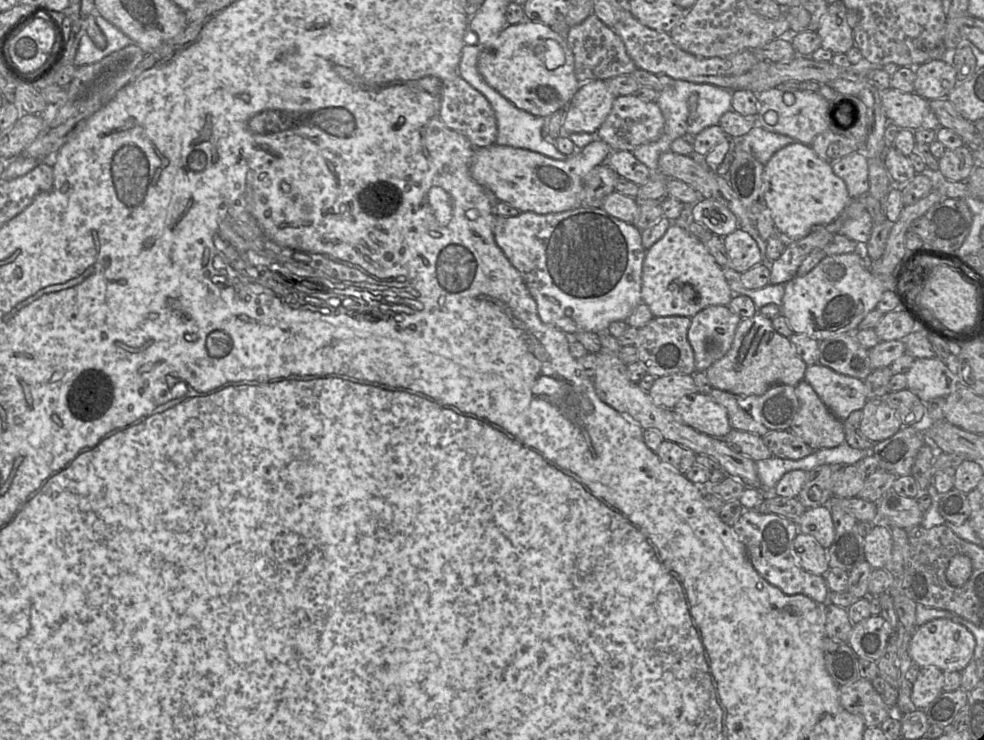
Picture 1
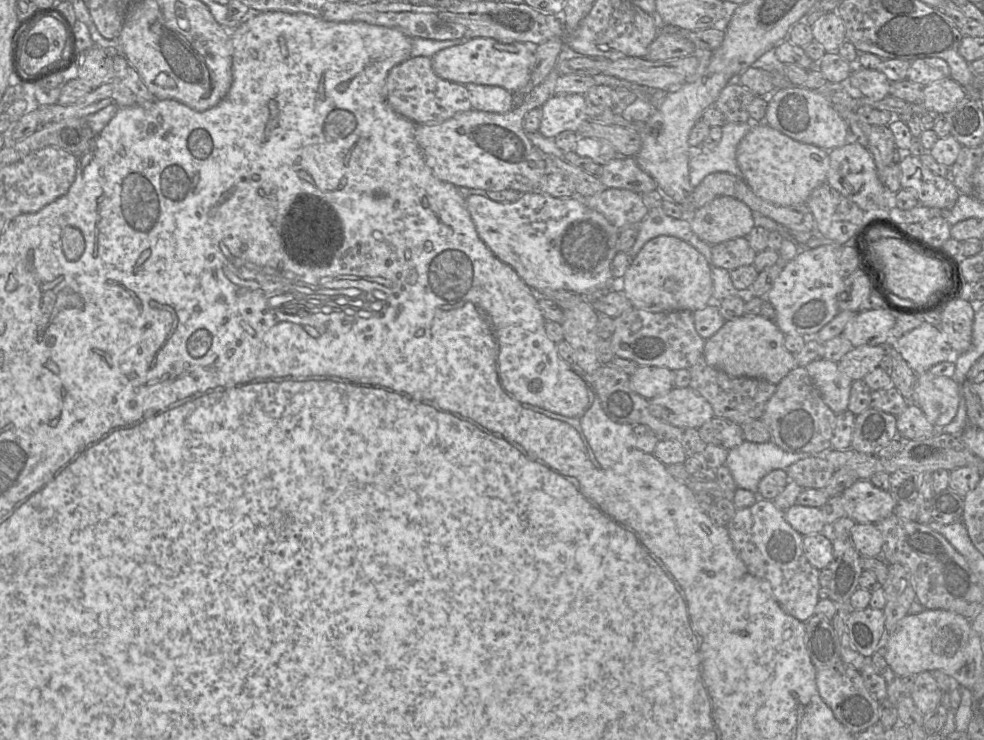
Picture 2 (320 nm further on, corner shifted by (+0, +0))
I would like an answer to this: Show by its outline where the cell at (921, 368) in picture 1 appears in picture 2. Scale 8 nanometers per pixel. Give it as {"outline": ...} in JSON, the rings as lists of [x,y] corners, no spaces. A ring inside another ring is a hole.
{"outline":[[[923,322],[897,340],[891,340],[888,345],[892,345],[901,354],[916,374],[927,372],[933,365],[943,361],[955,363],[955,354],[960,354],[954,351],[941,330],[927,322]]]}

